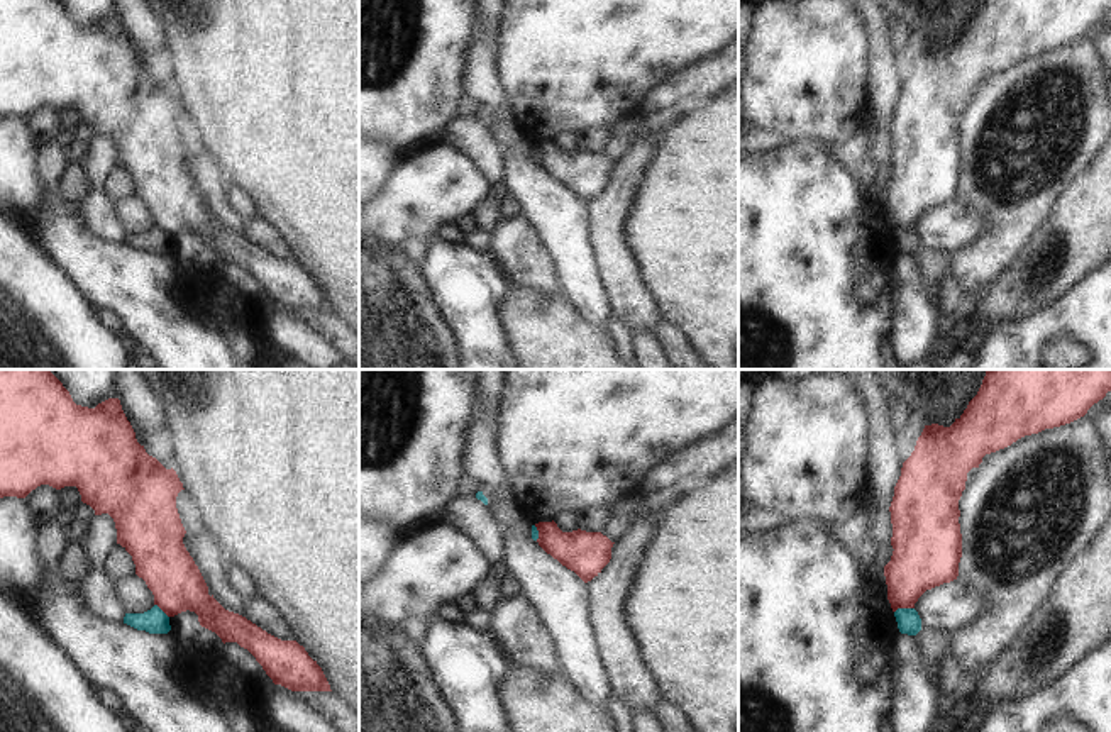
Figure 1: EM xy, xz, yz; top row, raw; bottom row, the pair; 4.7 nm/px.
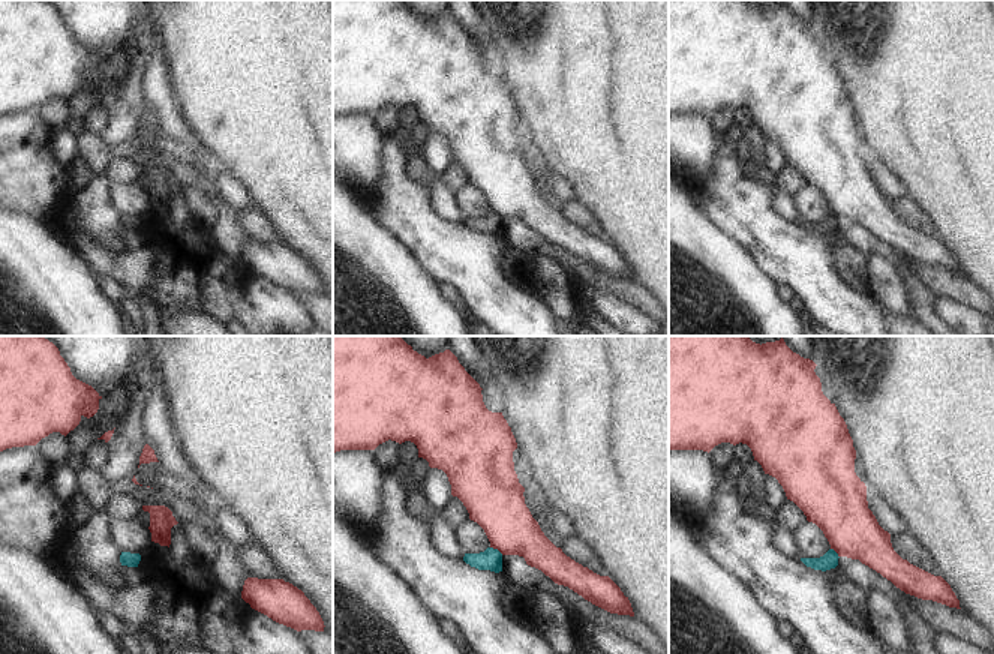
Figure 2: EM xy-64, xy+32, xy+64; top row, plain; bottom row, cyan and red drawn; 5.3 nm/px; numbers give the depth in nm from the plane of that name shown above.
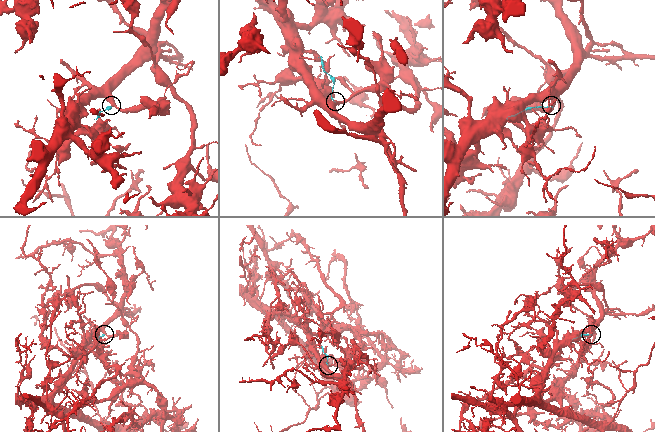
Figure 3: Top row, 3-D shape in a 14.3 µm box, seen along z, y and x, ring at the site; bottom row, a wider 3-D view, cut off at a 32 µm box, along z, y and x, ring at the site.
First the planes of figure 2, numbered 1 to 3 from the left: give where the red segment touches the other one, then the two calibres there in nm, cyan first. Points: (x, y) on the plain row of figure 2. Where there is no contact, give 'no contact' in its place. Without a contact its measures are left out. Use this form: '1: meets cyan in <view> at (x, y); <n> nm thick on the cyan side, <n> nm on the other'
1: no contact
2: meets cyan in xy+32 at (496, 213); 110 nm thick on the cyan side, 300 nm on the other
3: meets cyan in xy+64 at (835, 216); 90 nm thick on the cyan side, 320 nm on the other

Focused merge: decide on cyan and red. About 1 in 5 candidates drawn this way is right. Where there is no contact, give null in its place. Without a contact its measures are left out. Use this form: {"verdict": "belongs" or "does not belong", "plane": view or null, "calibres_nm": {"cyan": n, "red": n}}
{"verdict": "does not belong", "plane": "yz", "calibres_nm": {"cyan": 110, "red": 280}}

